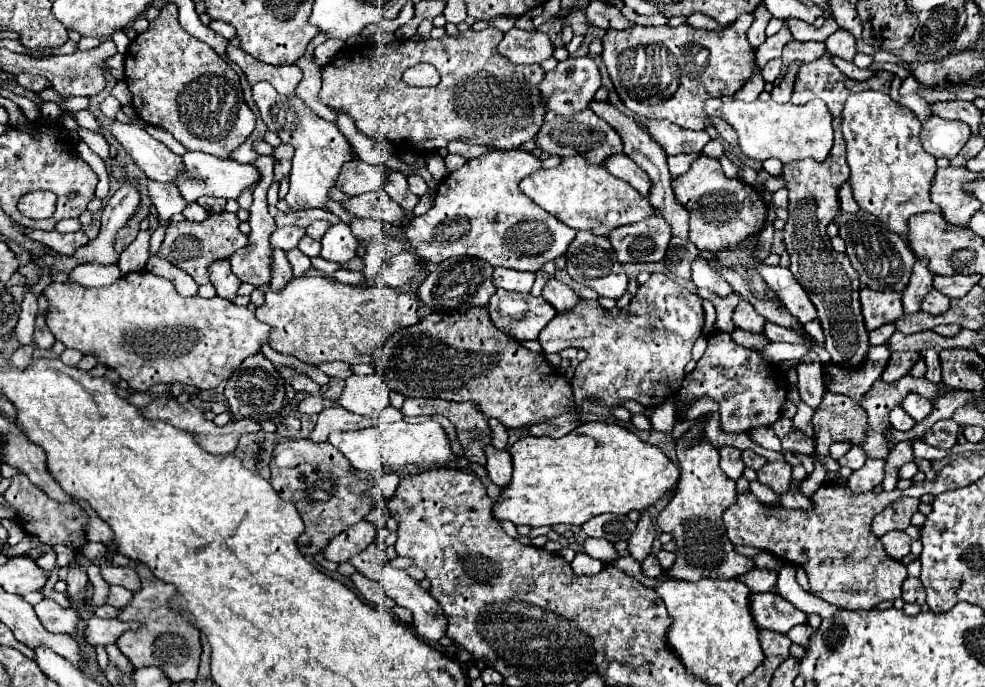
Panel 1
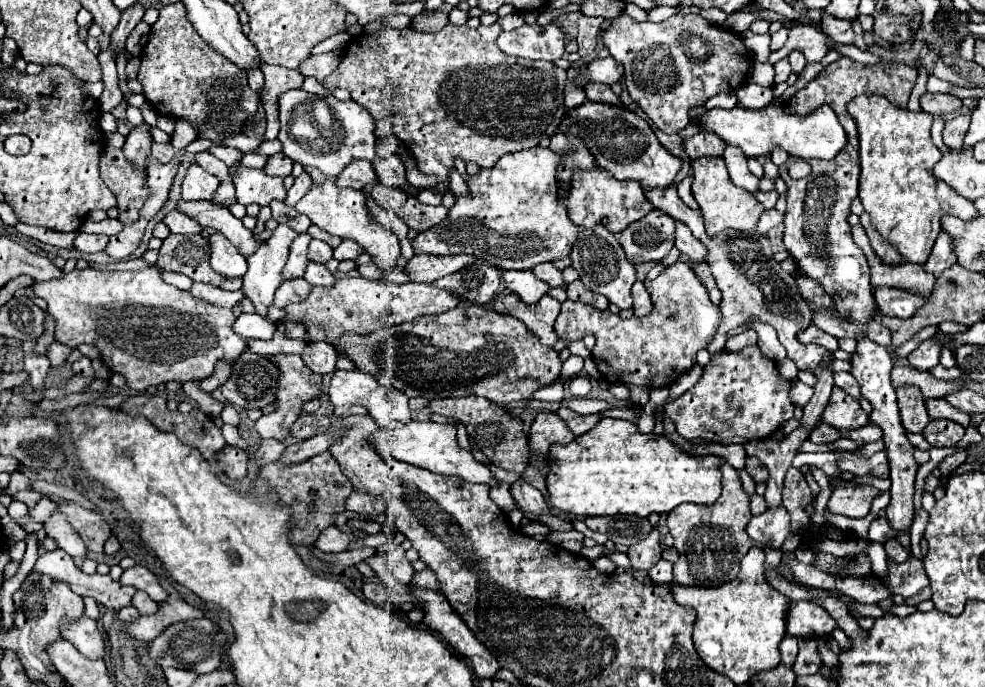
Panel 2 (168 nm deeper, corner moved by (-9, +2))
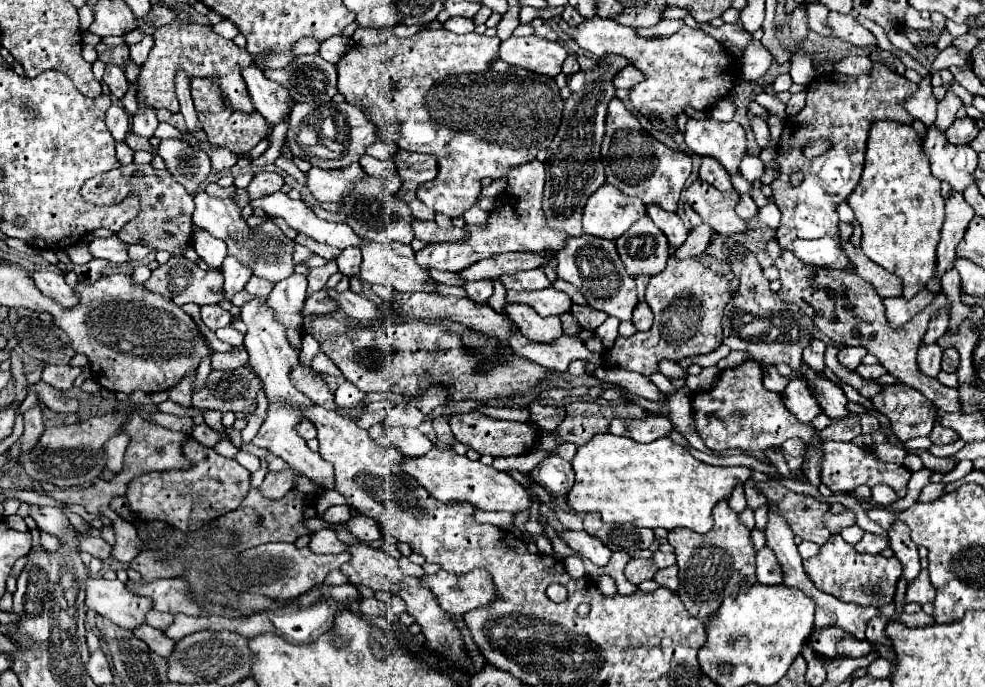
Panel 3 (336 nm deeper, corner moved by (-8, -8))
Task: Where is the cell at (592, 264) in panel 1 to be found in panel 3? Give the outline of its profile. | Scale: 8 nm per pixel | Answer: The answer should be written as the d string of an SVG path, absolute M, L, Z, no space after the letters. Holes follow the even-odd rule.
M591 235L571 237L561 255L557 255L557 275L573 283L593 309L605 311L621 321L631 321L631 313L639 299L635 291L635 279L625 271L615 241L593 239Z

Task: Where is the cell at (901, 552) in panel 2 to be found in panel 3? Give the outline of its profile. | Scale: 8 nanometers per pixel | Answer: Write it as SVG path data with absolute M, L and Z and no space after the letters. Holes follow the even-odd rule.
M833 535L819 551L817 557L803 561L803 569L813 581L813 585L837 597L839 601L845 603L857 603L857 605L875 605L883 607L893 601L895 595L895 583L899 579L901 563L897 557L883 557L883 555L869 555L869 553L859 553L855 551L853 545L845 543L841 535Z

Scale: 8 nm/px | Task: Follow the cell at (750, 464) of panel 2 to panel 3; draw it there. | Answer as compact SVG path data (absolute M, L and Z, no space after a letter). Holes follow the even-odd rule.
M749 479L749 481L747 481L743 487L745 487L747 505L749 505L751 509L757 509L759 505L765 505L765 503L767 503L767 497L765 497L765 495L761 495L761 491L757 489L757 481Z

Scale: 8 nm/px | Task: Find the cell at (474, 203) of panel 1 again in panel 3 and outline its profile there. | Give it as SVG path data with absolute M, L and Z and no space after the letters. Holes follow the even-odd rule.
M533 159L529 163L511 167L507 173L507 187L493 199L493 207L487 211L487 227L471 227L469 239L455 243L431 243L415 253L415 261L425 269L441 271L461 271L475 261L497 257L501 253L533 253L549 263L567 245L569 235L565 231L551 229L543 213L543 185L545 167L541 161Z

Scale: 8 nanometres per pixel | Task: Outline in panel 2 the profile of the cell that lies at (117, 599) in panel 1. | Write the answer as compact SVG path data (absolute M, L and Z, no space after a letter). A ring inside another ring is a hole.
M138 591L138 593L134 595L132 605L134 605L142 615L152 615L152 613L156 613L156 611L160 609L160 605L158 605L156 601L152 601L152 599L150 599L146 593L142 593L142 591Z

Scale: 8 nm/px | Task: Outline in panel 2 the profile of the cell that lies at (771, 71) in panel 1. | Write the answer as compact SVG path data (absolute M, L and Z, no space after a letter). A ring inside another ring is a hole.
M780 59L776 65L774 65L774 71L776 71L776 77L774 77L774 83L782 83L790 77L790 63L788 59Z

